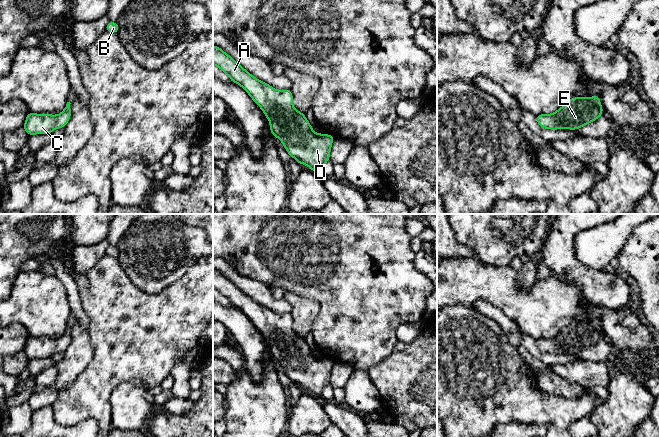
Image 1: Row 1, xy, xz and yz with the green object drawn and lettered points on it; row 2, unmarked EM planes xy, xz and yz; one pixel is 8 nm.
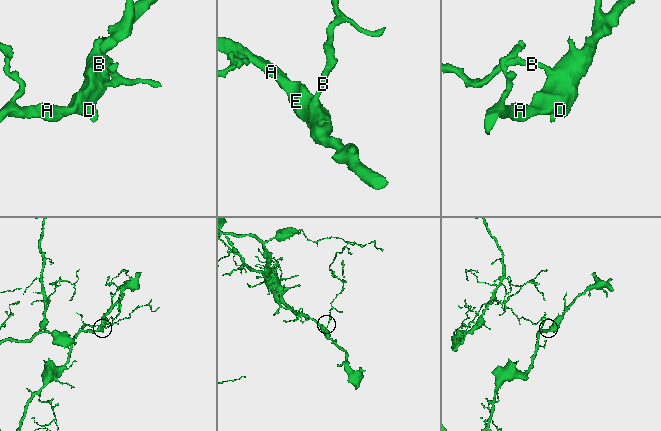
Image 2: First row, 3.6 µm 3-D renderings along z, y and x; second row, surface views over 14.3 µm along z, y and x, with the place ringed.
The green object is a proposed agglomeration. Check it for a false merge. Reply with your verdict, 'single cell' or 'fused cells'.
single cell

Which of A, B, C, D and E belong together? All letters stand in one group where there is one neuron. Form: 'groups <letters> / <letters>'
groups A B C D E

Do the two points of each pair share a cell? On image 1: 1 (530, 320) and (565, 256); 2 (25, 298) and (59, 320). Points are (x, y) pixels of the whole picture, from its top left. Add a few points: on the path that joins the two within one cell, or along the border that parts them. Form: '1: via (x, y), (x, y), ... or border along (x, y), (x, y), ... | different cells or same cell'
1: border along (551, 273), (564, 281), (576, 285) | different cells
2: via (33, 299), (51, 317) | same cell

